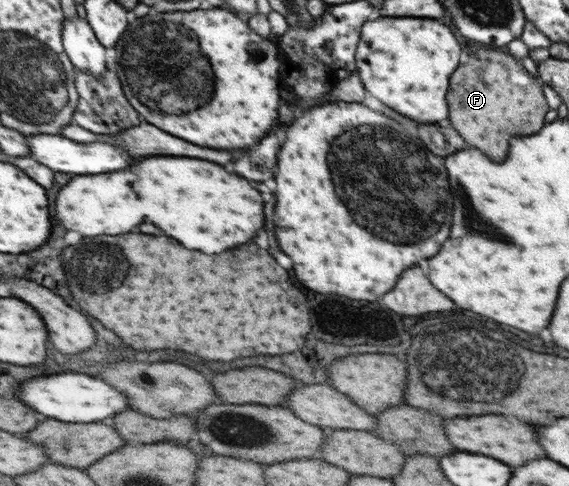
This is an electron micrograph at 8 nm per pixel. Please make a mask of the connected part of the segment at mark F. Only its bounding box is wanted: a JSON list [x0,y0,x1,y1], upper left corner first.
[447,49,547,161]

